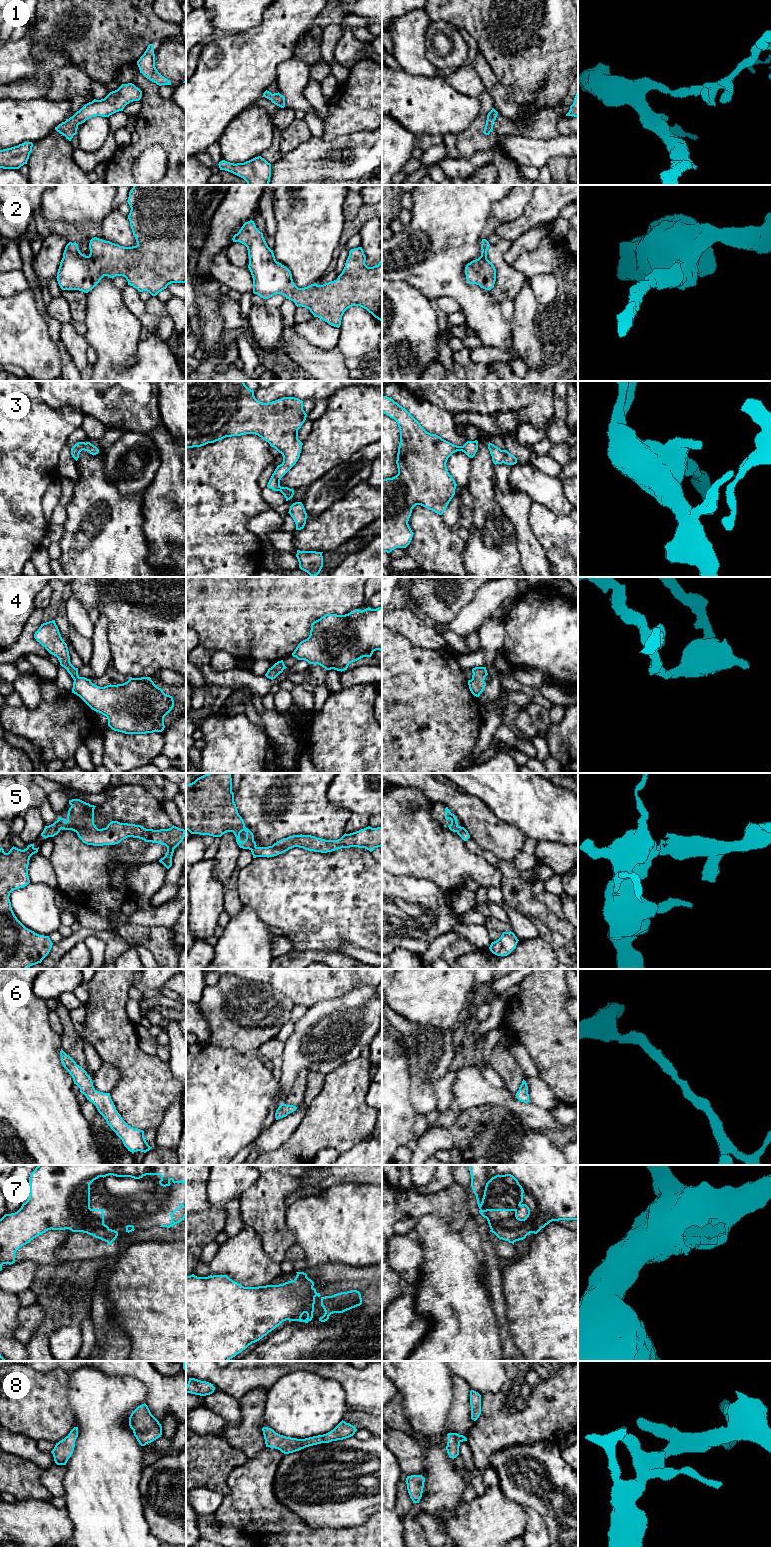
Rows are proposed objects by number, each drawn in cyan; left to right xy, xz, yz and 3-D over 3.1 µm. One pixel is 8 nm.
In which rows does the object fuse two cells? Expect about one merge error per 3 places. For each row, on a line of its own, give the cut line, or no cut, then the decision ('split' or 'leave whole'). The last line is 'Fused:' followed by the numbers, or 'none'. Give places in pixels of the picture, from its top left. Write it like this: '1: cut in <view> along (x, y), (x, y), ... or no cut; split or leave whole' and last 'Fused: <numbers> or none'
1: no cut; leave whole
2: no cut; leave whole
3: no cut; leave whole
4: no cut; leave whole
5: no cut; leave whole
6: no cut; leave whole
7: cut in xz along (294, 1279), (307, 1289), (312, 1288); split
8: no cut; leave whole
Fused: 7

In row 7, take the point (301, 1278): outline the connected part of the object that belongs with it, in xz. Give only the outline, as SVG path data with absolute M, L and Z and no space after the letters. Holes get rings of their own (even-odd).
M296 1272L297 1275L295 1277L296 1284L301 1284L307 1290L311 1290L314 1286L314 1282L307 1277L307 1274L304 1272Z

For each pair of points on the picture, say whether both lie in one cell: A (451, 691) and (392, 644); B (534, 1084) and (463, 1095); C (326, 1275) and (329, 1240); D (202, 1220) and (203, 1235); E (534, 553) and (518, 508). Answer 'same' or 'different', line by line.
A: same
B: different
C: different
D: same
E: same

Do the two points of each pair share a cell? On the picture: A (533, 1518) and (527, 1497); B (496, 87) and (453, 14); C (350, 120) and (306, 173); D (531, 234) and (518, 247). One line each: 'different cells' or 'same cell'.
A: different cells
B: different cells
C: different cells
D: same cell

